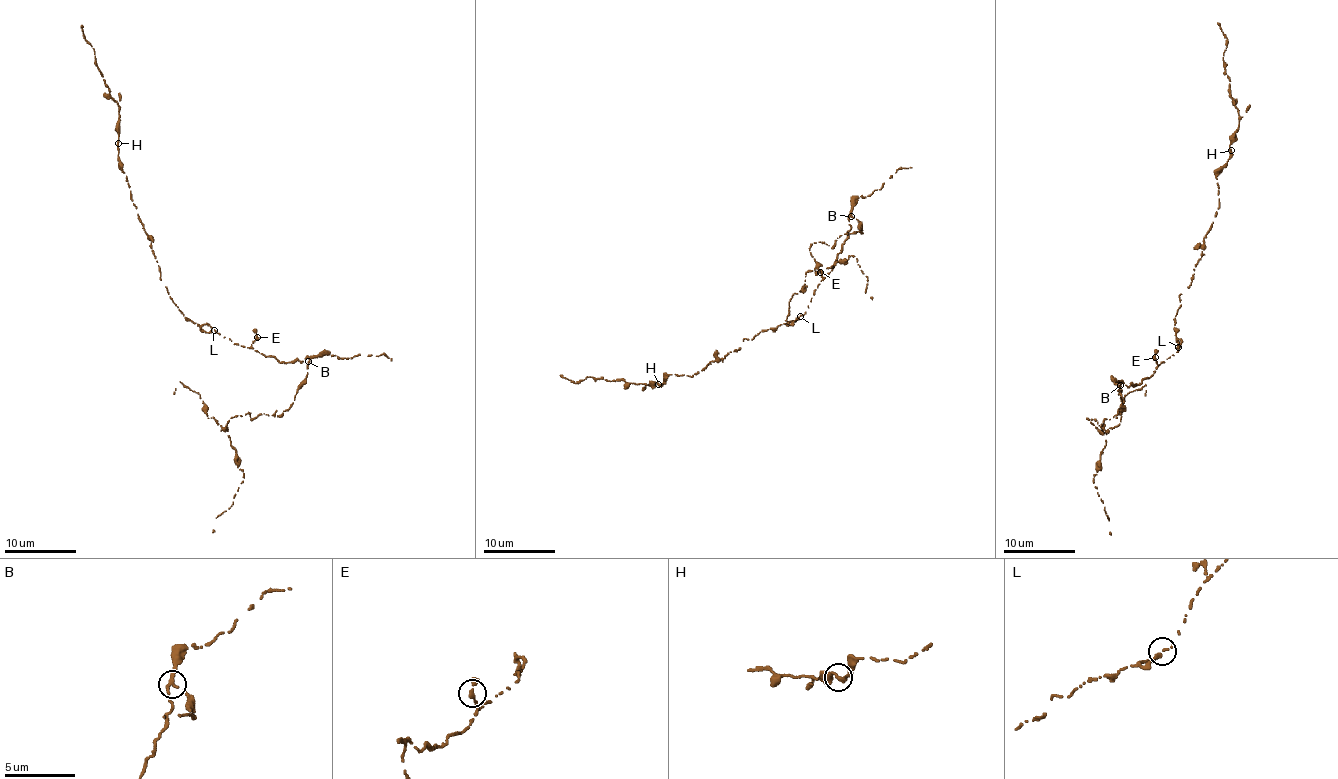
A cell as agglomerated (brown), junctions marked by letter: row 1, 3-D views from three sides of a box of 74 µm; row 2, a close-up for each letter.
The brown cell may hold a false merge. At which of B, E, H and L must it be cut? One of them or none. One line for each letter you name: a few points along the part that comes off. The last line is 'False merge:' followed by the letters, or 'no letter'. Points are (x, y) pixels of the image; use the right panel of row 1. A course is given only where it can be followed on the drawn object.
B: Course of the part to remove: (1120, 386), (1121, 418), (1114, 428), (1108, 431), (1087, 419), (1104, 434), (1106, 447), (1093, 483), (1111, 535)
False merge: B

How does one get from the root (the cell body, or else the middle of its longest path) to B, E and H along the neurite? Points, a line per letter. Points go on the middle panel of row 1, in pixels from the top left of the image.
B: (807, 306), (814, 289), (833, 269), (851, 228), (851, 215)
E: (807, 306), (822, 279), (820, 272)
H: (807, 306), (794, 321), (745, 338), (739, 350), (712, 361), (691, 377), (675, 373), (658, 384)

